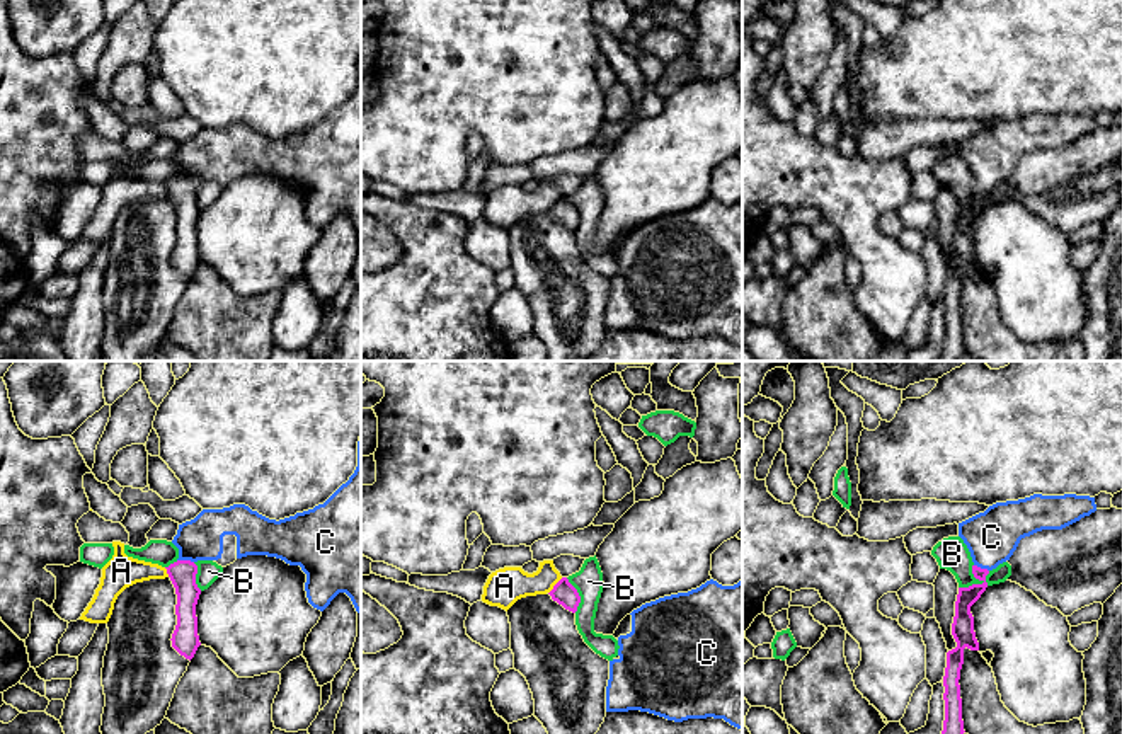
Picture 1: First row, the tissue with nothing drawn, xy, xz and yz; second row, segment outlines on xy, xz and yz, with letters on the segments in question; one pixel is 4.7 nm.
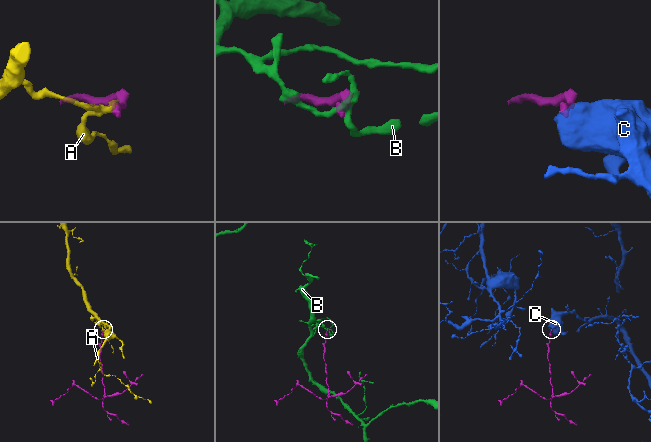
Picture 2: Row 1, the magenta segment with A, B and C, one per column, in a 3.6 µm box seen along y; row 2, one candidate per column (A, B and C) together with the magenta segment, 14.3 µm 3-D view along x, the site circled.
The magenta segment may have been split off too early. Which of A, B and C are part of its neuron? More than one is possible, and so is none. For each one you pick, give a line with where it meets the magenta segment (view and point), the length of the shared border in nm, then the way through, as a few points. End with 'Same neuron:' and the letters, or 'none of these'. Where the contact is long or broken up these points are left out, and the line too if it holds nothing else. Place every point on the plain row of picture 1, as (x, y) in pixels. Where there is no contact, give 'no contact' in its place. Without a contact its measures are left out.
C: meets magenta in xy at (186, 179); contact 80 nm long; runs through xy (183, 191), (186, 179), (189, 169), (201, 157)
Same neuron: C

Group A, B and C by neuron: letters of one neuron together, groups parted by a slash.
A / B / C

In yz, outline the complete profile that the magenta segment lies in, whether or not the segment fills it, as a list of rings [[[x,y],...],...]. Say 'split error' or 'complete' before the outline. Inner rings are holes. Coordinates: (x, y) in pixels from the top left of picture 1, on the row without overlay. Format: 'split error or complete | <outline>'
split error | [[[1033,112],[1018,119],[996,121],[959,141],[959,155],[972,175],[972,192],[979,203],[959,206],[952,254],[957,266],[947,271],[943,295],[945,339],[936,361],[959,361],[964,354],[960,288],[964,267],[979,269],[974,250],[970,225],[986,209],[986,194],[999,182],[1010,179],[1022,157],[1042,148],[1062,148],[1096,129],[1095,116],[1090,114],[1042,114]]]

